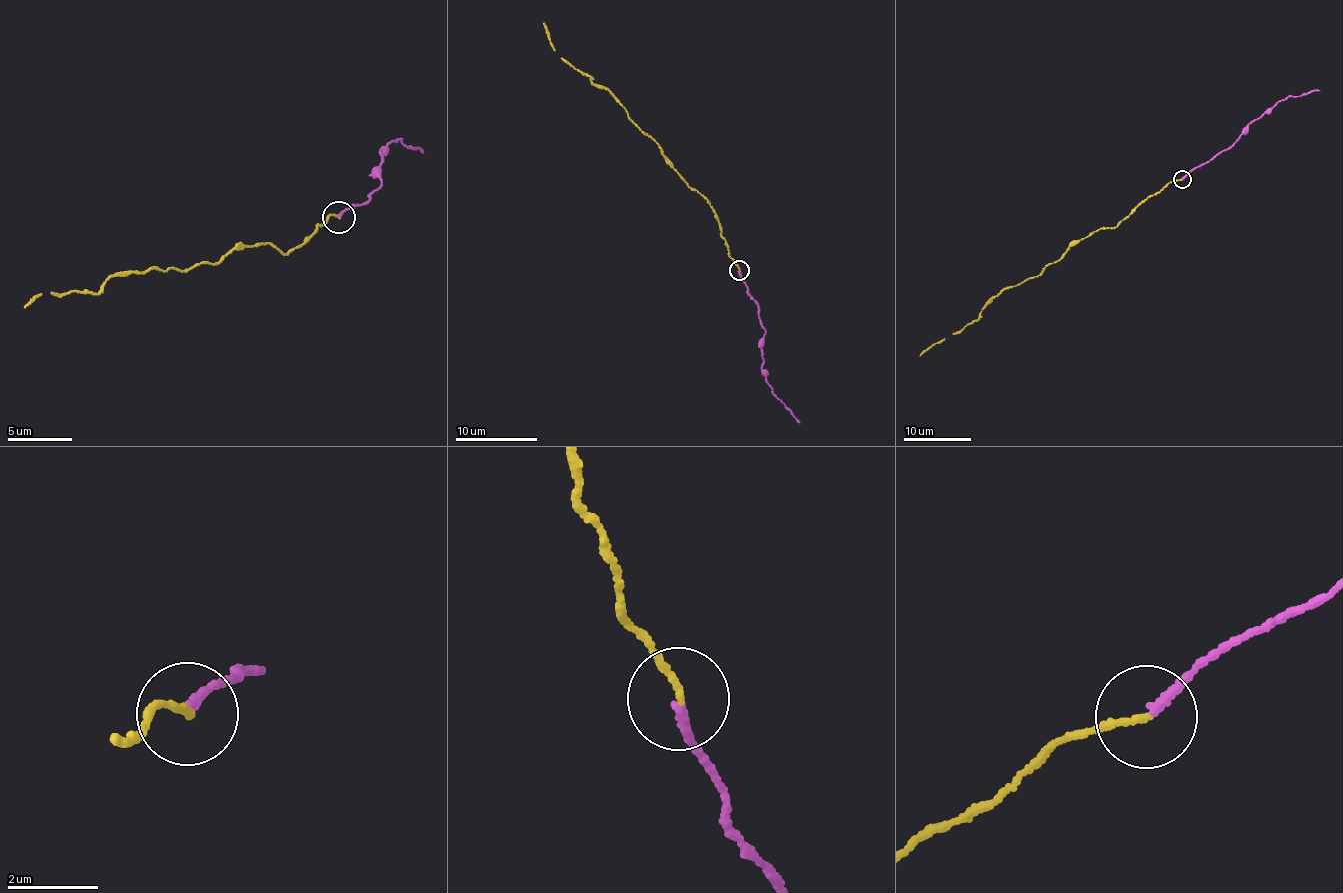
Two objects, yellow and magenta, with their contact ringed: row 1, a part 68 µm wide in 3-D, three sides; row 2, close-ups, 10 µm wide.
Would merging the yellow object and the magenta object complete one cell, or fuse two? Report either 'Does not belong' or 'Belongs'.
Belongs

